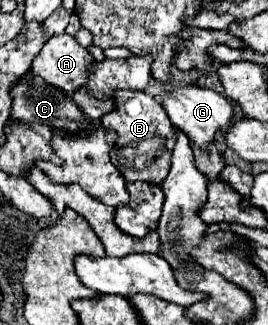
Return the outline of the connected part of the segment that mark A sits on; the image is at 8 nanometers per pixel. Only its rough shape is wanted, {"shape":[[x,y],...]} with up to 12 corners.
{"shape":[[51,36],[31,72],[73,94],[87,78],[87,48]]}

